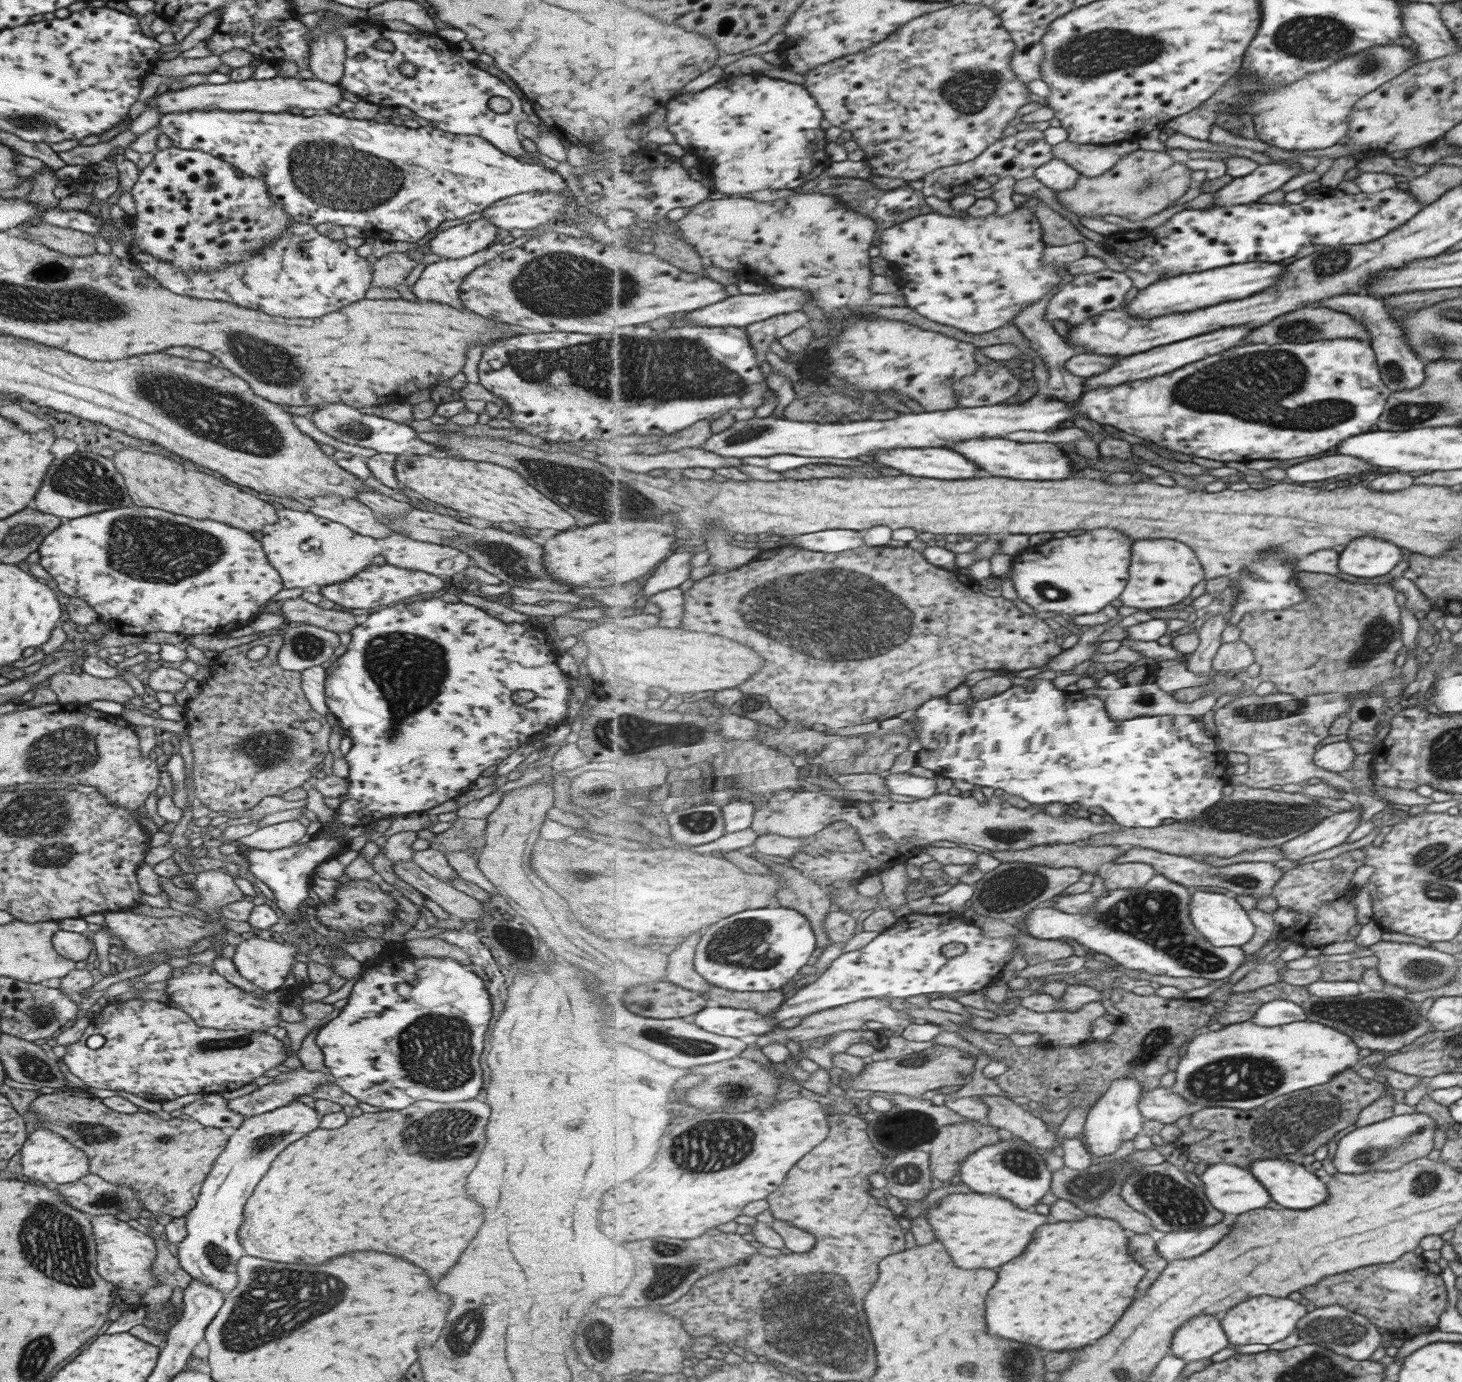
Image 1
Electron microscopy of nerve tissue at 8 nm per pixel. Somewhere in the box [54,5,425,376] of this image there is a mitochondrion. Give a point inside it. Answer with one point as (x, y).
(341, 176)

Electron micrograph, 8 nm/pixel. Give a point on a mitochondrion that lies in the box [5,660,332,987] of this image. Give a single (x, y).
(73, 749)

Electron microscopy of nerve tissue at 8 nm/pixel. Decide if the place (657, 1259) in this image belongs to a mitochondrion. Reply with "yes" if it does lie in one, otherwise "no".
yes

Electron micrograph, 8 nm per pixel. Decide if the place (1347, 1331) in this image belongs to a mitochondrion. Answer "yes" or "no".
yes

